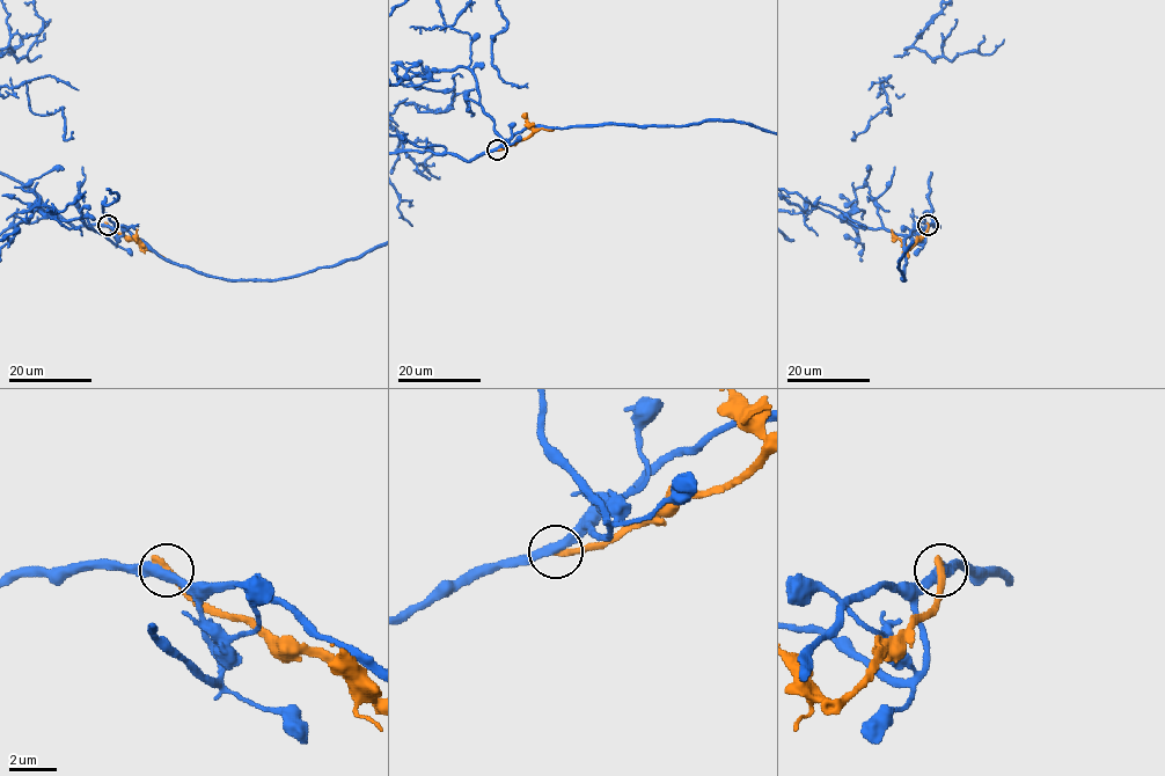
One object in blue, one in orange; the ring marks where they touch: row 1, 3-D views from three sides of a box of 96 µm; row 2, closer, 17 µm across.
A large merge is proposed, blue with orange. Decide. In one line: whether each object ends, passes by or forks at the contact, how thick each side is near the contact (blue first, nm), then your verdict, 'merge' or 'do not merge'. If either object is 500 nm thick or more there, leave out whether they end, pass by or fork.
blue passes by; orange ends; calibres 360 and 360 nm; do not merge

